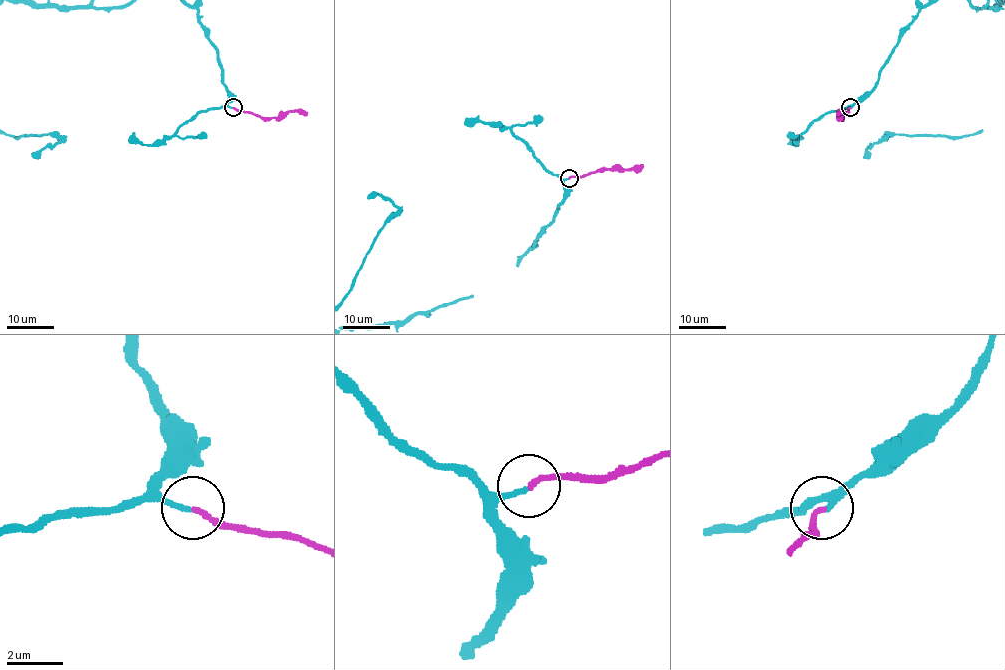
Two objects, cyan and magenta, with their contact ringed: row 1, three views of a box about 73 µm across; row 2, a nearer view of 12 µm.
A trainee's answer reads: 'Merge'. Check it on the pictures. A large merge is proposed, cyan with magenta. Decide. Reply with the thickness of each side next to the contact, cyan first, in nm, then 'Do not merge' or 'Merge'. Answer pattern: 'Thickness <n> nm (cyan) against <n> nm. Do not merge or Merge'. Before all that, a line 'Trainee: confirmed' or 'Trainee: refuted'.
Trainee: confirmed
Thickness 190 nm (cyan) against 180 nm. Merge

